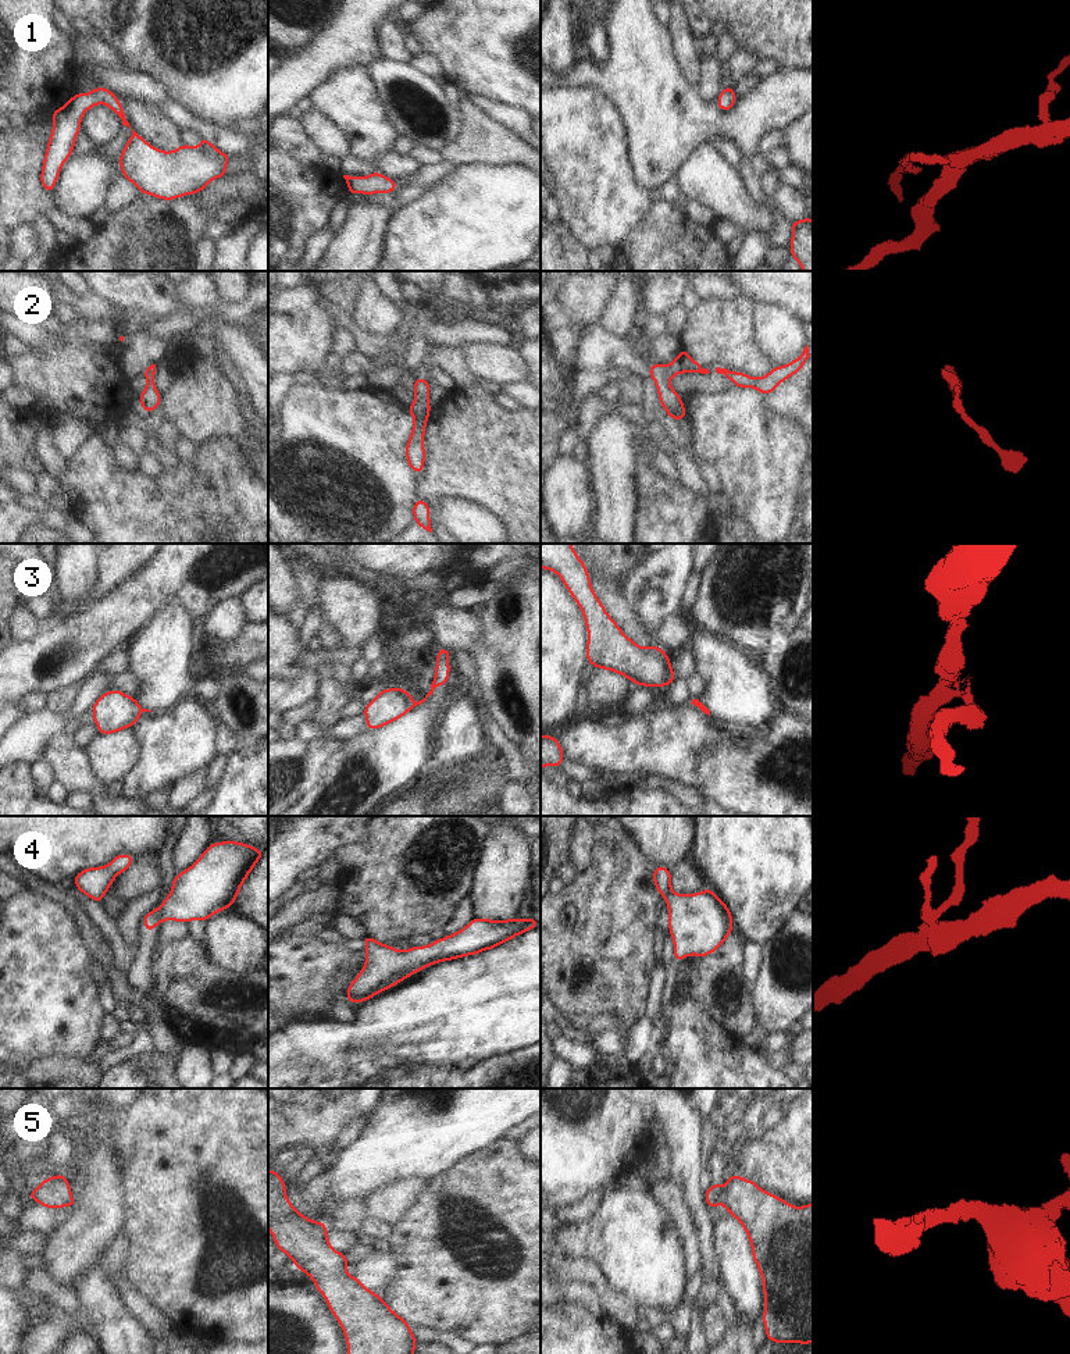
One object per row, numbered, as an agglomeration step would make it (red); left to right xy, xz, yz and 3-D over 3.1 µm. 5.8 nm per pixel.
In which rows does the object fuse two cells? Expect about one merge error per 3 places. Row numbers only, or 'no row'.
3

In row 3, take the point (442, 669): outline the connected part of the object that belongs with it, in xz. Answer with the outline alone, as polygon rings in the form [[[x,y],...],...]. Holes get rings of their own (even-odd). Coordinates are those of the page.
[[[441,648],[438,651],[438,655],[436,655],[436,669],[435,669],[435,678],[431,684],[431,691],[427,694],[427,696],[418,702],[415,702],[415,706],[417,705],[421,705],[422,702],[425,702],[425,699],[432,695],[434,690],[438,687],[438,685],[446,685],[447,680],[449,680],[449,671],[450,671],[450,664],[447,662],[447,658],[450,656],[450,651],[446,649],[446,648]]]

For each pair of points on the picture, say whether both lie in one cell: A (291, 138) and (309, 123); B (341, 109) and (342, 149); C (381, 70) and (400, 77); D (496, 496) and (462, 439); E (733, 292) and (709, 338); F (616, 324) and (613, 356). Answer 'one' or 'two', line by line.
A: two
B: two
C: one
D: one
E: two
F: two

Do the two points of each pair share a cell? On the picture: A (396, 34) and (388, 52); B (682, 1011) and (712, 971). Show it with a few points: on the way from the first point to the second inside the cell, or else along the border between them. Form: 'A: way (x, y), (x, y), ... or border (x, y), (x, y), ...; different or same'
A: way (392, 38), (391, 47); same
B: border (701, 961), (695, 993), (717, 1016); different

